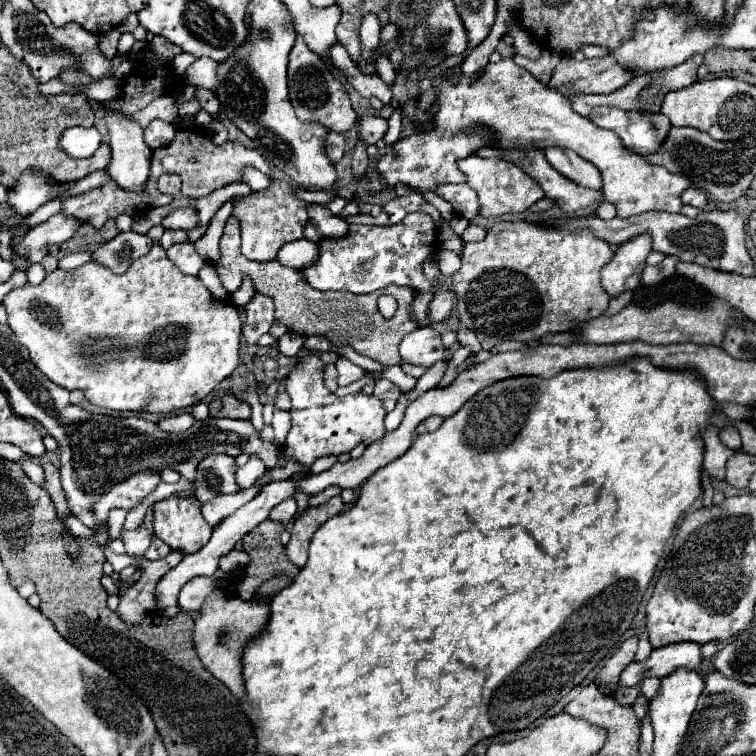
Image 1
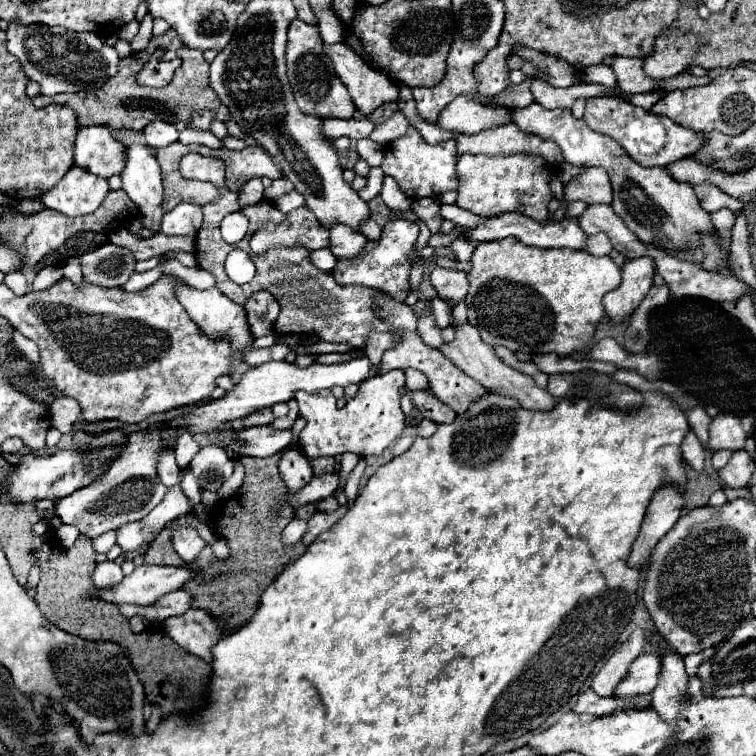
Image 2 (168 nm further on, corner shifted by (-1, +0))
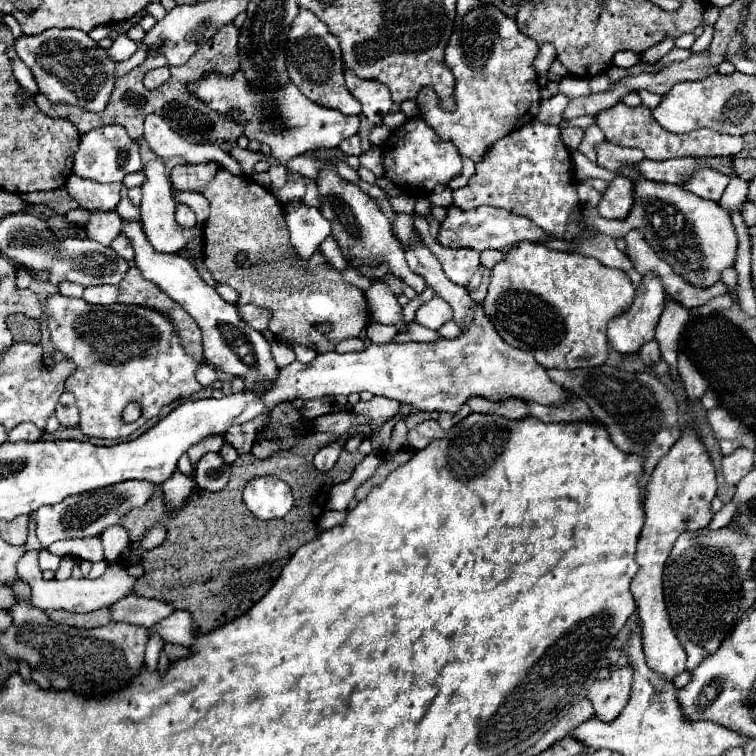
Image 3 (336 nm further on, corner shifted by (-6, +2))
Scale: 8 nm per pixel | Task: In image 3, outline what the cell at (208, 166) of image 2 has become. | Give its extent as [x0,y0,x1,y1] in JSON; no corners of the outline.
[201,169,369,353]

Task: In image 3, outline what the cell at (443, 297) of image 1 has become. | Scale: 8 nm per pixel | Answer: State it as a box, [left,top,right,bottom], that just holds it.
[423,233,479,285]

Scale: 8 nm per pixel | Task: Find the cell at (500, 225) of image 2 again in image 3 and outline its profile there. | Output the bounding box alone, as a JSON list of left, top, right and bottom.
[437,205,551,251]

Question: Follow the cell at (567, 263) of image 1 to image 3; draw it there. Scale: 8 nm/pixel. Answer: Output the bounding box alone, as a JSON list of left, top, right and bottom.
[485,241,635,369]

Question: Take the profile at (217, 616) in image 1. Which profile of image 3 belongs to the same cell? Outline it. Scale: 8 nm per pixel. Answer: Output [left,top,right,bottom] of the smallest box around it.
[149,611,195,647]

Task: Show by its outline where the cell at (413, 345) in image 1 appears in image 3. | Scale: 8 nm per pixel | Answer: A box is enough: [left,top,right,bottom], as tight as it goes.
[415,295,453,331]

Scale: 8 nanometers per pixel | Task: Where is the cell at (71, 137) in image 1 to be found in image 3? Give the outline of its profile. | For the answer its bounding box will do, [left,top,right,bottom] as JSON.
[73,125,143,183]

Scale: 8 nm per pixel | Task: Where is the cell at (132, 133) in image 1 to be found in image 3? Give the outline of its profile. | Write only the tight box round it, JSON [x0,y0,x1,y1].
[141,159,195,253]

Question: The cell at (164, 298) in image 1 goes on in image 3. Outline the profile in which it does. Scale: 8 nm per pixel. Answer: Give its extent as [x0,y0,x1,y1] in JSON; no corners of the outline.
[45,295,205,439]

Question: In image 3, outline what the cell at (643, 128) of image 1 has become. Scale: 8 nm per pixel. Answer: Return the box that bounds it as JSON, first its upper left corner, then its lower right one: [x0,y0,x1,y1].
[597,103,745,161]

